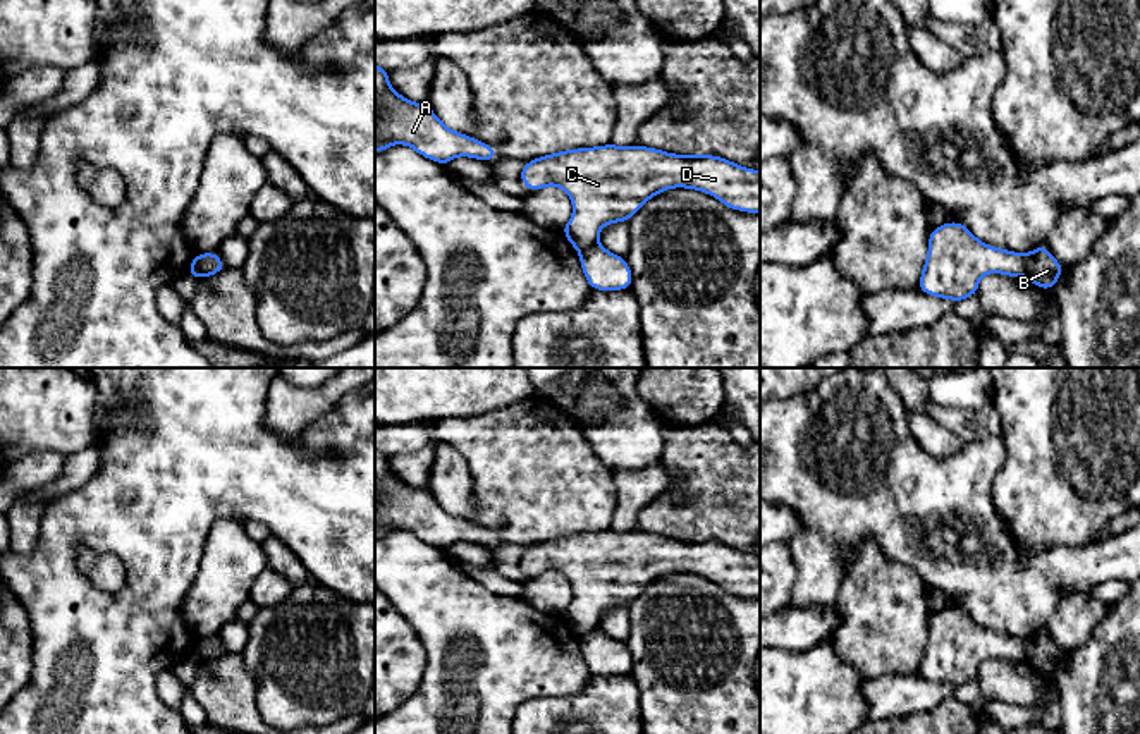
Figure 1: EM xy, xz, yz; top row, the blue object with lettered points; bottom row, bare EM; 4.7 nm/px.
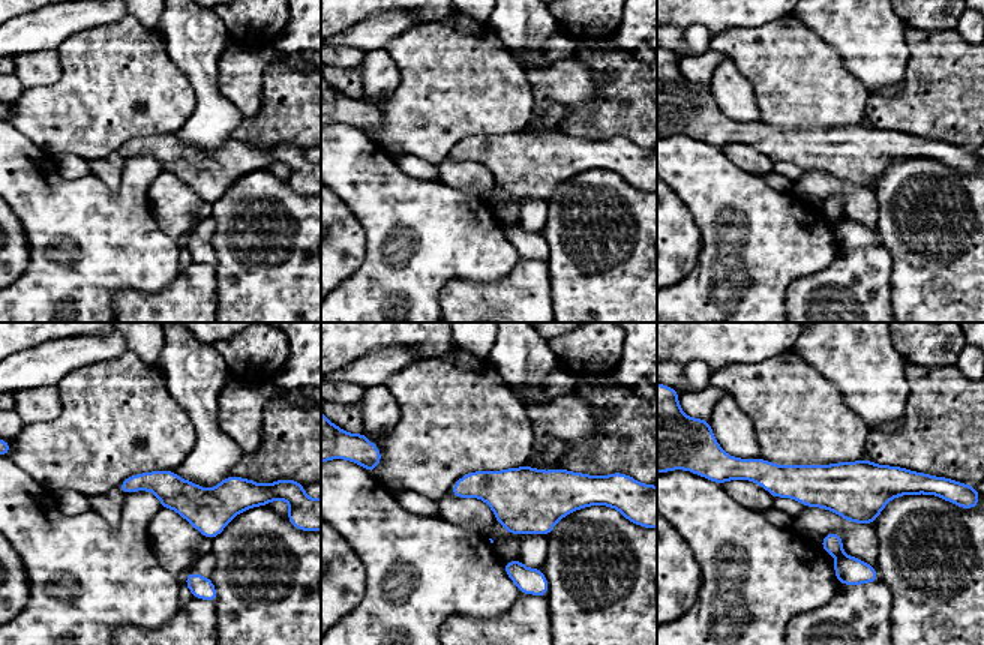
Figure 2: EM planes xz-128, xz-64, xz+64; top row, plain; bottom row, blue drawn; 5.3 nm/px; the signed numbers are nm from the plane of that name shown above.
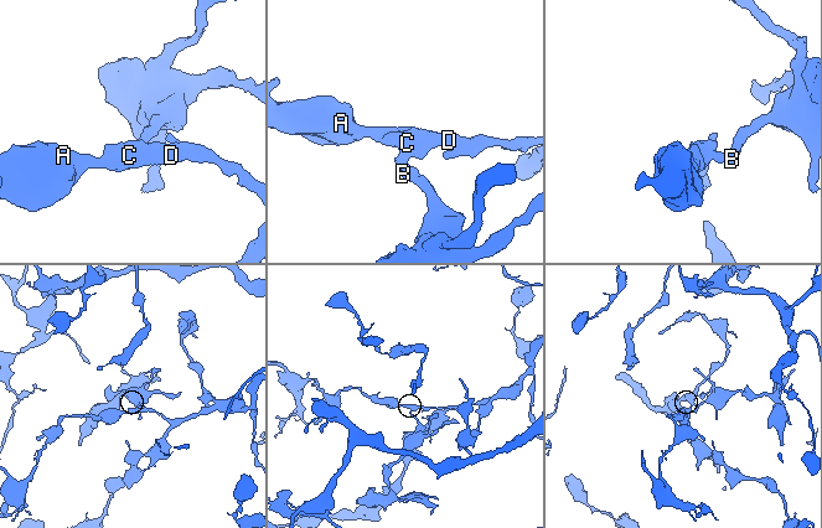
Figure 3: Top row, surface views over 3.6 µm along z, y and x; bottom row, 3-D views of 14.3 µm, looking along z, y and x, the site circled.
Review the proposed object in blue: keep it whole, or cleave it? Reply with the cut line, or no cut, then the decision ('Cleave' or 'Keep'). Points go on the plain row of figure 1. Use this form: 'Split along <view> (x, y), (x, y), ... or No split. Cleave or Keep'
Split along xy (198, 640), (202, 662). Cleave

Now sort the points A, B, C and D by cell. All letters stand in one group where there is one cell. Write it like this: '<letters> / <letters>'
A C D / B

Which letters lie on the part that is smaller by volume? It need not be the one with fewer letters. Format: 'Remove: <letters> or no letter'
Remove: B

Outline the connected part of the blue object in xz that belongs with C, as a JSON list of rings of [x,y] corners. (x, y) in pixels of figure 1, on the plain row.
[[[612,528],[593,533],[564,535],[530,545],[519,560],[528,576],[557,571],[573,586],[573,602],[561,614],[576,636],[597,629],[607,609],[629,607],[653,581],[665,574],[684,572],[717,583],[724,591],[760,600],[760,557],[715,540],[676,540],[638,529]]]

